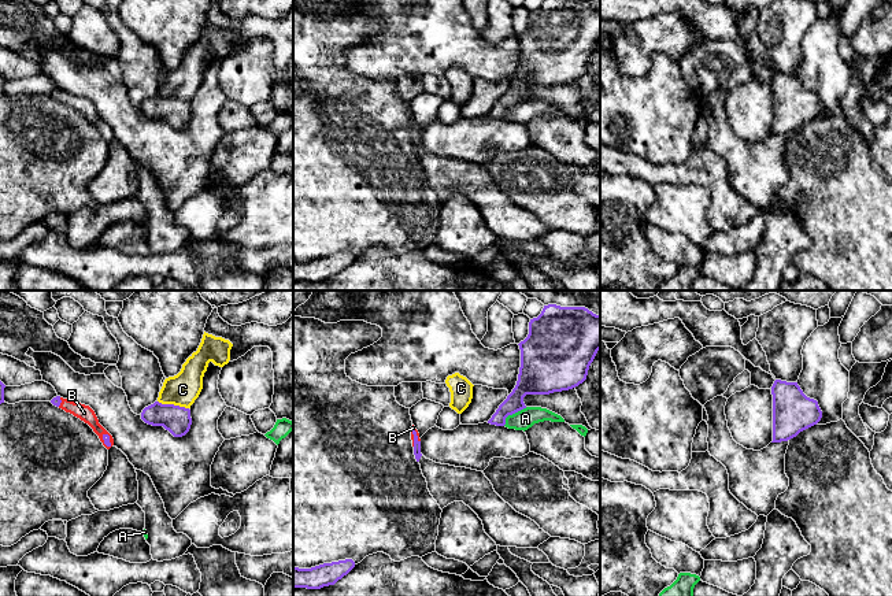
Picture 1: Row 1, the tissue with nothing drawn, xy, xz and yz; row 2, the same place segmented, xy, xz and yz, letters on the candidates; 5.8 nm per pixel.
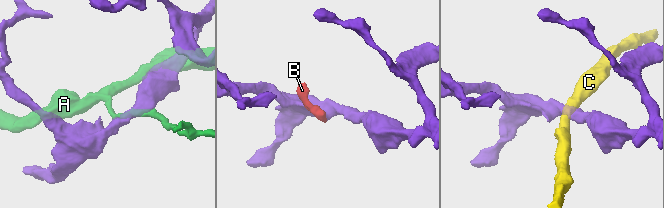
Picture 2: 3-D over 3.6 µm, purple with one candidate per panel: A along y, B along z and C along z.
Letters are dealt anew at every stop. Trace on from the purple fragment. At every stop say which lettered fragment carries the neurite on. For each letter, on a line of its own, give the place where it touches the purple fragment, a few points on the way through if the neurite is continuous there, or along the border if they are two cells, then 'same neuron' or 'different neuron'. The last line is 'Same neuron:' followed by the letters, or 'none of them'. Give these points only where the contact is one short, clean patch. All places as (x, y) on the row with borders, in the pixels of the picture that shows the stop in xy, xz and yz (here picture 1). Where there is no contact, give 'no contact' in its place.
A: contact xz (513, 413); border xz (526, 407), (510, 414), (503, 425); different neuron
B: contact xy (104, 441); way xy (106, 437), (104, 441), (103, 433), (84, 413); same neuron
C: contact xy (173, 404); border xy (158, 400), (188, 408); different neuron
Same neuron: B

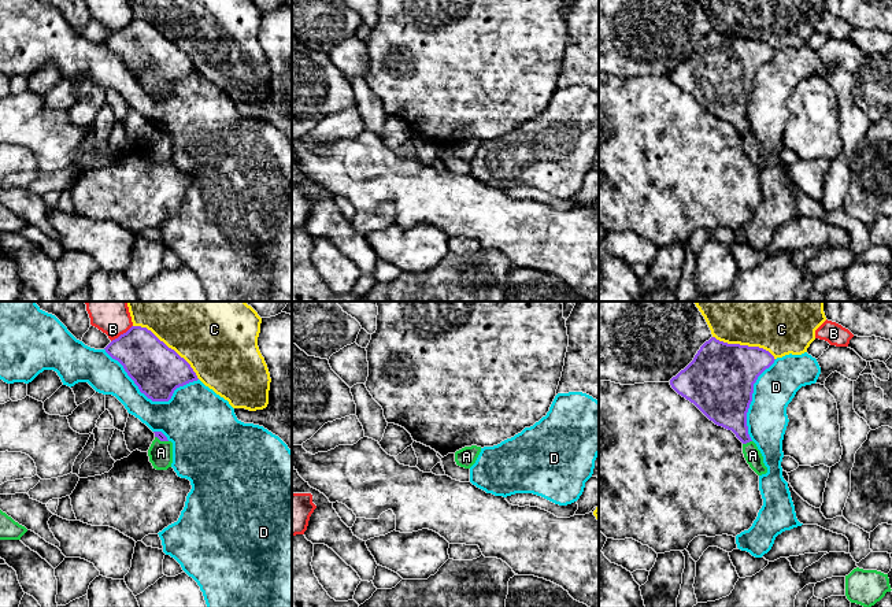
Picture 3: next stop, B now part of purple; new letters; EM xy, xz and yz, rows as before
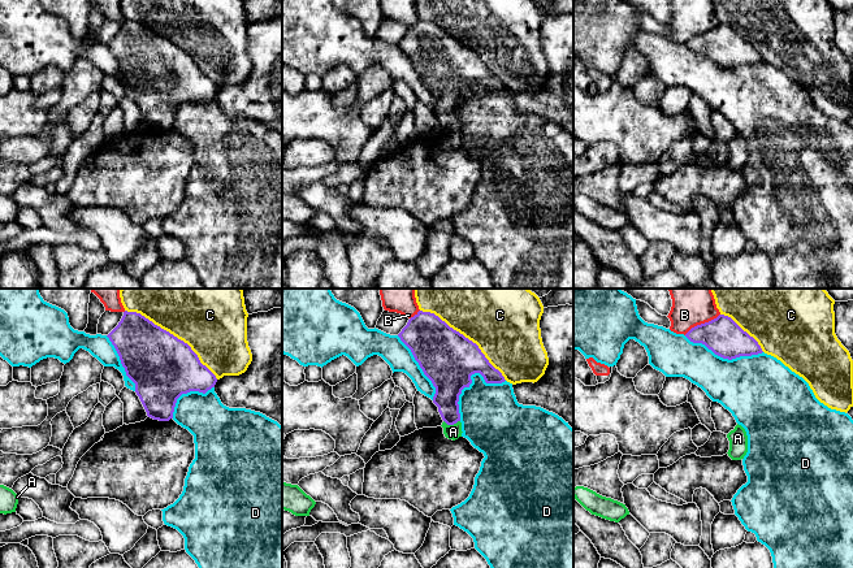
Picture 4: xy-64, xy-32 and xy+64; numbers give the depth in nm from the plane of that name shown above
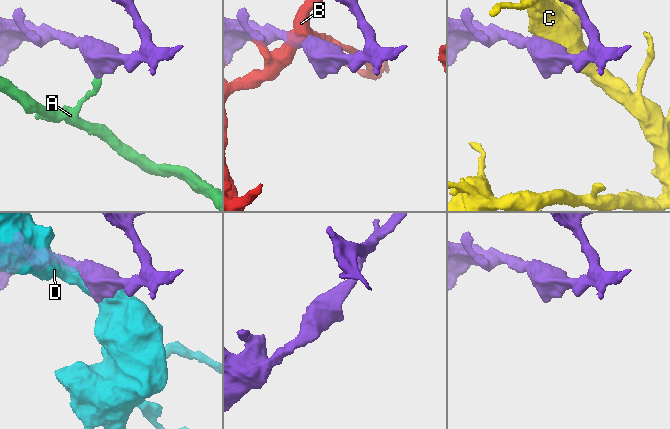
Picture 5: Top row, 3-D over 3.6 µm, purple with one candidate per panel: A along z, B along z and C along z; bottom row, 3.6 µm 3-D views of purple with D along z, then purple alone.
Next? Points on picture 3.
A: contact yz (747, 441); different neuron
B: contact xy (121, 335); different neuron
C: contact xy (167, 347); different neuron
D: contact xy (148, 398); different neuron
Same neuron: none of them

